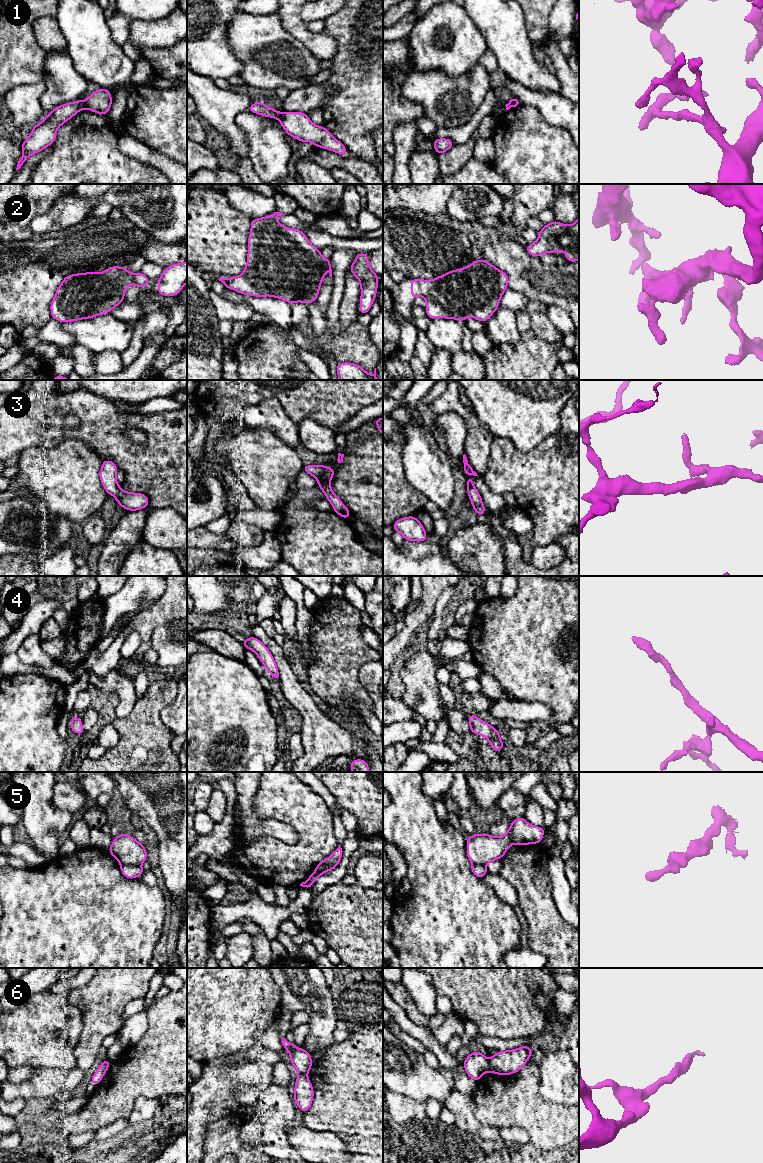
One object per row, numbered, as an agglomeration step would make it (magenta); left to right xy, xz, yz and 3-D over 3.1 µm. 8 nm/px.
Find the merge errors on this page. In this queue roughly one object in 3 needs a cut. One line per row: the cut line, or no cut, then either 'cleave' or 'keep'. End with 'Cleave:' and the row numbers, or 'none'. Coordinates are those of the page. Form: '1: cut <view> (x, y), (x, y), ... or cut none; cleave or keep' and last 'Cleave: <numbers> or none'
1: cut xy (83, 101), (86, 107); cleave
2: cut none; keep
3: cut none; keep
4: cut none; keep
5: cut xy (121, 863), (140, 865); cleave
6: cut yz (489, 1060), (489, 1068), (487, 1070); cleave
Cleave: 1, 5, 6

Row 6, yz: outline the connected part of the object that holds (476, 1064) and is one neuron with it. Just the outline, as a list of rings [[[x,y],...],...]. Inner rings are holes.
[[[479,1051],[470,1053],[463,1063],[467,1075],[476,1082],[488,1071],[489,1059]]]

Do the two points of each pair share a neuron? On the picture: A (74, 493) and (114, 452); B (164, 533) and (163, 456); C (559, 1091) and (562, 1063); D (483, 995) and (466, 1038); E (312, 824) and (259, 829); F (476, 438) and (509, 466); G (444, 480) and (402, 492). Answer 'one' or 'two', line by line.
A: two
B: two
C: one
D: two
E: two
F: two
G: two

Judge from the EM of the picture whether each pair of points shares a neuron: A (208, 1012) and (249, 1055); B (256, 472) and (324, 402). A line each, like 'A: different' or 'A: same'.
A: different
B: different

